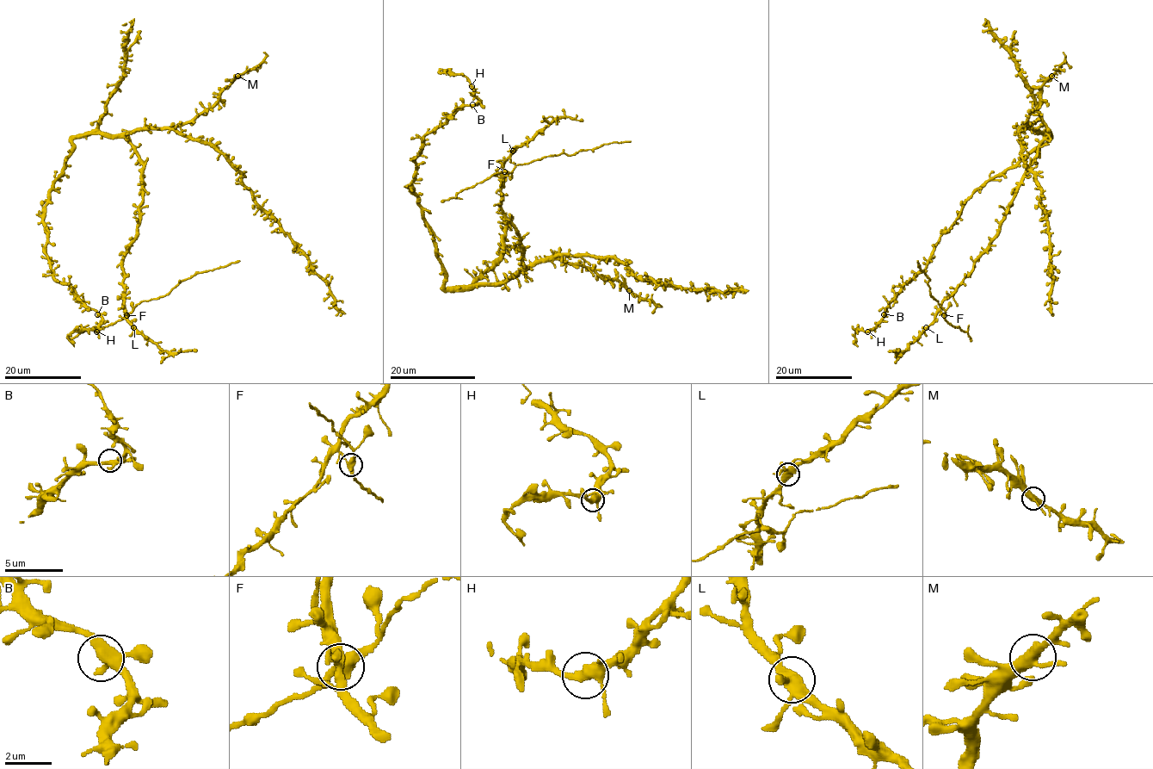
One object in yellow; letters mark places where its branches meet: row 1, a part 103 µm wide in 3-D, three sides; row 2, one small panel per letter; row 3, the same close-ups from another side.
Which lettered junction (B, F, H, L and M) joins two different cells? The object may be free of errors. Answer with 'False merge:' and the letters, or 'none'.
False merge: none

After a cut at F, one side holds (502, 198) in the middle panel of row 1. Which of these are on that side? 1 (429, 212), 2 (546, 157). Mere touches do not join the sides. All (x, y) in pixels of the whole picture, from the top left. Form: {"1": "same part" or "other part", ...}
{"1": "same part", "2": "other part"}

